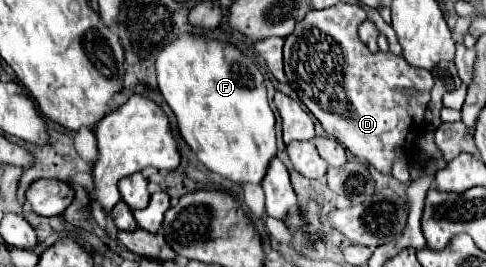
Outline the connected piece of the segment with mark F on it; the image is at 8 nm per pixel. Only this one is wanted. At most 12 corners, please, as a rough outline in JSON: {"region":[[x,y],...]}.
{"region":[[181,34],[157,80],[197,160],[297,210],[263,72]]}

